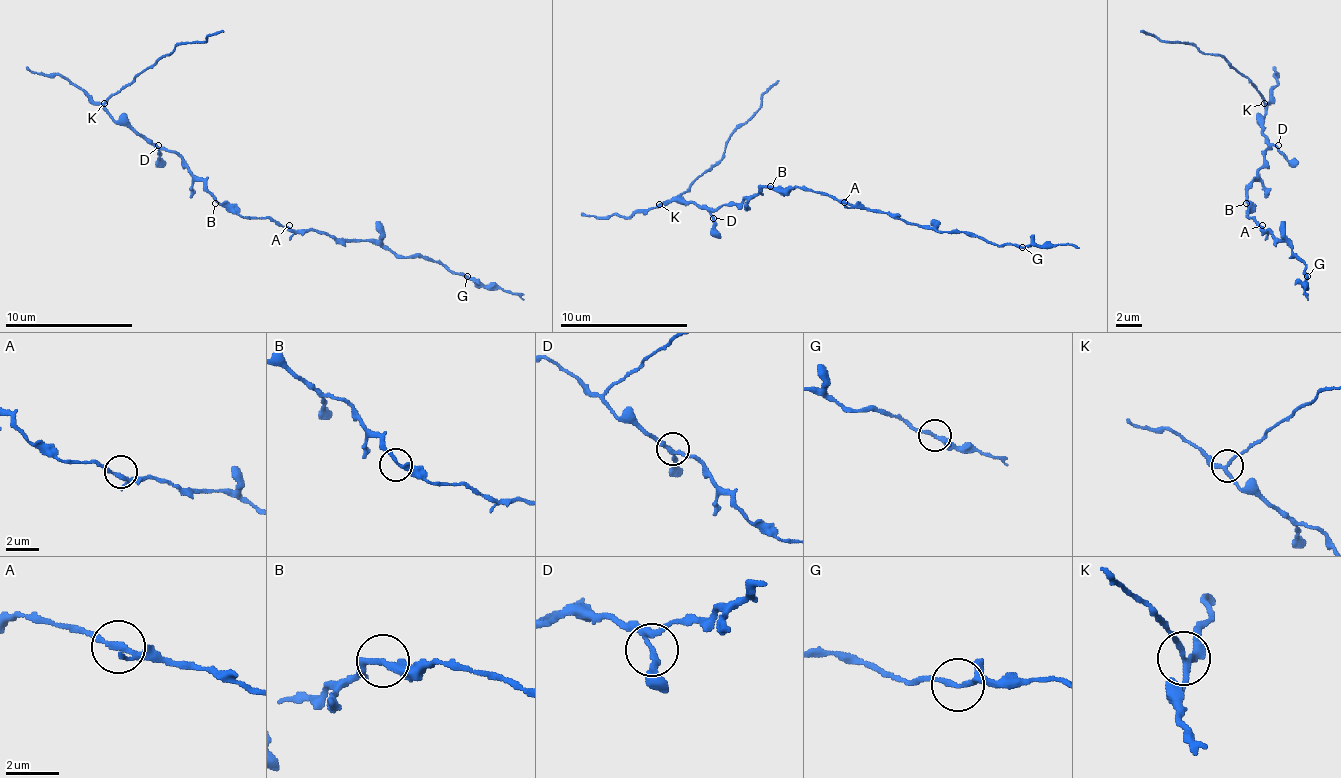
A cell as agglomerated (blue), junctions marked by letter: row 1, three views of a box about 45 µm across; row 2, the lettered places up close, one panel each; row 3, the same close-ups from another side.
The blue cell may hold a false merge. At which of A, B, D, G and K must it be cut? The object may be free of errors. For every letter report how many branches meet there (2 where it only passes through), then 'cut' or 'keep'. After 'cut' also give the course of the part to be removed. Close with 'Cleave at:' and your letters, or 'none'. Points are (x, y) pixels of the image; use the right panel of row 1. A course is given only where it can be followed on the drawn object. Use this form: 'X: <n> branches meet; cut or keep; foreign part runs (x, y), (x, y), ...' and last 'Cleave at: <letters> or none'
A: 3 branches meet; keep
B: 2 branches meet; keep
D: 3 branches meet; keep
G: 2 branches meet; keep
K: 3 branches meet; cut; foreign part runs (1265, 104), (1256, 88), (1217, 53), (1201, 53), (1192, 43), (1169, 43), (1141, 31)
Cleave at: K

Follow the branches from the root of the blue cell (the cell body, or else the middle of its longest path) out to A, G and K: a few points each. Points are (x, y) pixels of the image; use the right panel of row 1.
A: (1249, 200), (1249, 216), (1262, 225)
G: (1249, 200), (1249, 216), (1265, 231), (1281, 238), (1291, 247), (1291, 257), (1297, 257), (1303, 263), (1307, 276)
K: (1249, 200), (1246, 190), (1262, 165), (1262, 155), (1268, 149), (1268, 142), (1262, 136), (1265, 104)

